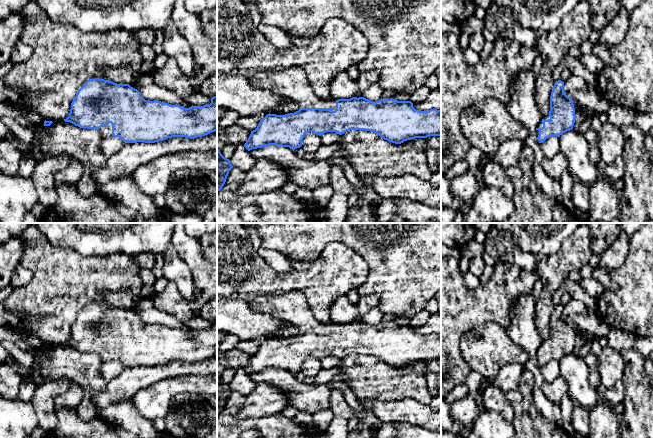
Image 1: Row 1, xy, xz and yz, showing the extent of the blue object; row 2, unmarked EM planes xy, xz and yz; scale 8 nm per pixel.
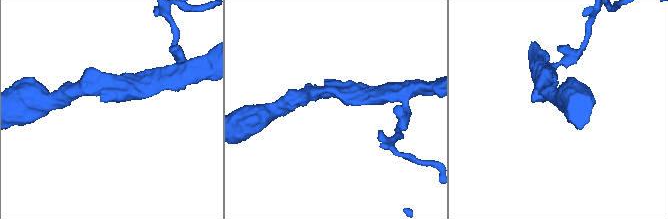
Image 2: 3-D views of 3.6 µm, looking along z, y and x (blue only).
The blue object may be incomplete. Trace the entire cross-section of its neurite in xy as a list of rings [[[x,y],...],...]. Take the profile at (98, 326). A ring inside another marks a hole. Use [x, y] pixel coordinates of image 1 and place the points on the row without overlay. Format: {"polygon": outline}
{"polygon": [[[89,303],[78,314],[71,327],[69,340],[64,343],[75,350],[98,354],[103,362],[119,361],[125,367],[155,367],[172,361],[194,363],[217,355],[217,319],[211,322],[211,327],[203,330],[184,332],[180,329],[171,329],[158,324],[147,325],[140,316],[129,308],[117,308],[104,303]]]}

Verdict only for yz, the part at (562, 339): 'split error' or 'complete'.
split error

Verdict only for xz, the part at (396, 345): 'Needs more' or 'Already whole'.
Needs more

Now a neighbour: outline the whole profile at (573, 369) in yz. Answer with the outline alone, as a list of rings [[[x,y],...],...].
[[[570,354],[559,361],[560,377],[567,385],[568,395],[579,405],[591,410],[599,401],[596,388],[589,383],[589,369],[583,358]]]

